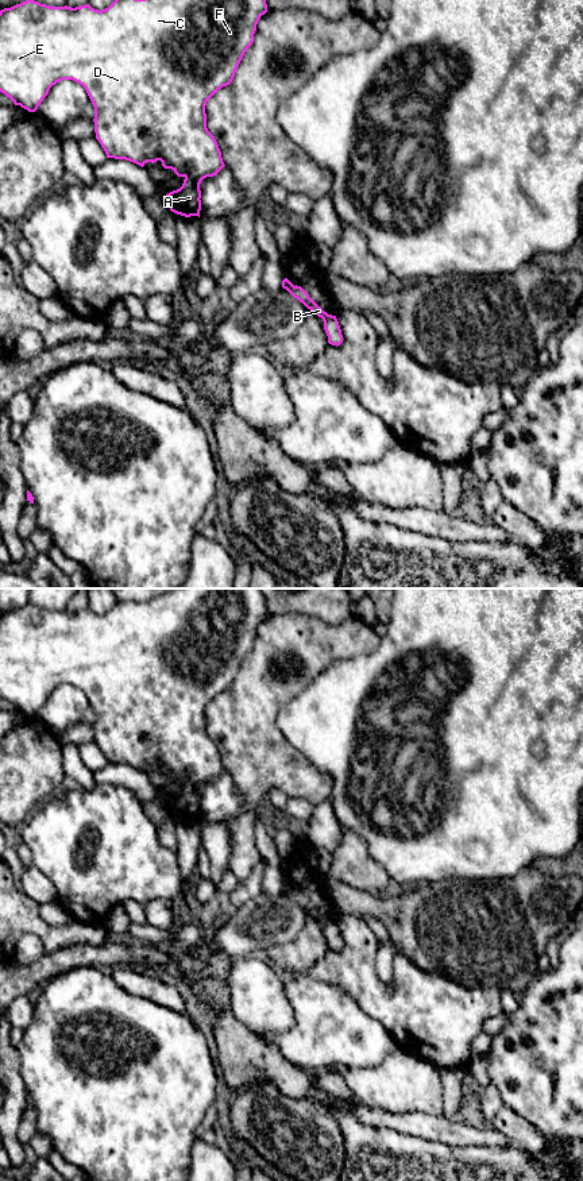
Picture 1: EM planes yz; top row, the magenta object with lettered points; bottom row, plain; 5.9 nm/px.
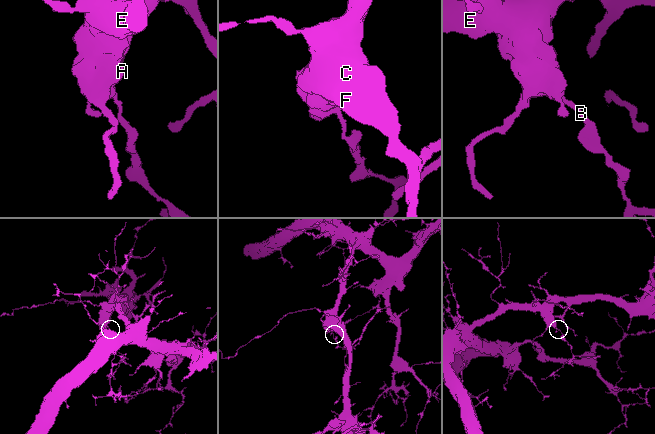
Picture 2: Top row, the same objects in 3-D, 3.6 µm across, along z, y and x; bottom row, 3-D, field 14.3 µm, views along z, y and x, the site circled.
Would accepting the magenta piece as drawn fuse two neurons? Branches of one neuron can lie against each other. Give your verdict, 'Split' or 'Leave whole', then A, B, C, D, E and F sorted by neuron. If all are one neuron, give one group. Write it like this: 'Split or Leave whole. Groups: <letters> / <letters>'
Leave whole. Groups: A B C D E F

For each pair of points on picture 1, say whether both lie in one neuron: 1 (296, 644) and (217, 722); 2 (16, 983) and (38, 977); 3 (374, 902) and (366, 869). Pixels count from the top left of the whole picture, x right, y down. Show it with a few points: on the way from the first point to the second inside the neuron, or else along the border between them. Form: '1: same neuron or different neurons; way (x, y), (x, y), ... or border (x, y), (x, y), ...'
1: same neuron; way (273, 655), (266, 659), (266, 674), (240, 699)
2: same neuron; way (22, 980), (33, 977)
3: different neurons; border (342, 882), (373, 894), (385, 894)

